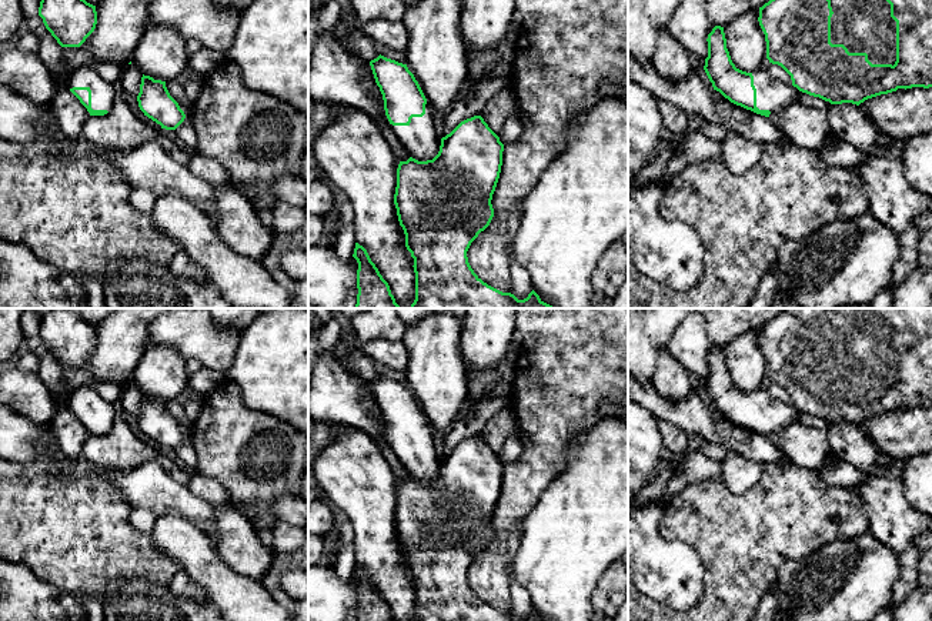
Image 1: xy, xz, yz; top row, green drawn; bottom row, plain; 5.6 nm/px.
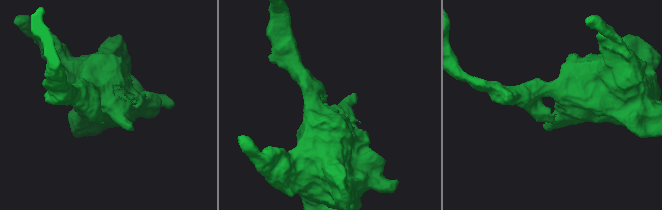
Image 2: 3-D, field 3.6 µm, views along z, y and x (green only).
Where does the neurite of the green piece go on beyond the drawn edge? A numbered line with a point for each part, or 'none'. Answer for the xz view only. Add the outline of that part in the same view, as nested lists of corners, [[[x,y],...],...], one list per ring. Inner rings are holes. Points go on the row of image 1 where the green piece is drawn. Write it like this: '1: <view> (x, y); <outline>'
1: xz (421, 139); [[[428,101],[425,104],[425,114],[422,117],[412,117],[408,126],[392,126],[388,118],[387,123],[412,158],[427,161],[438,154],[441,137],[434,126],[432,108]]]

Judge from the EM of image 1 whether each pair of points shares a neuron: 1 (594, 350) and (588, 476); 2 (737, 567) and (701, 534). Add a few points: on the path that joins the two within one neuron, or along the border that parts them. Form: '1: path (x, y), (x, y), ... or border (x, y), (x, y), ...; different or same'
1: border (603, 417), (580, 433), (567, 450); different
2: path (728, 558), (710, 540); same

